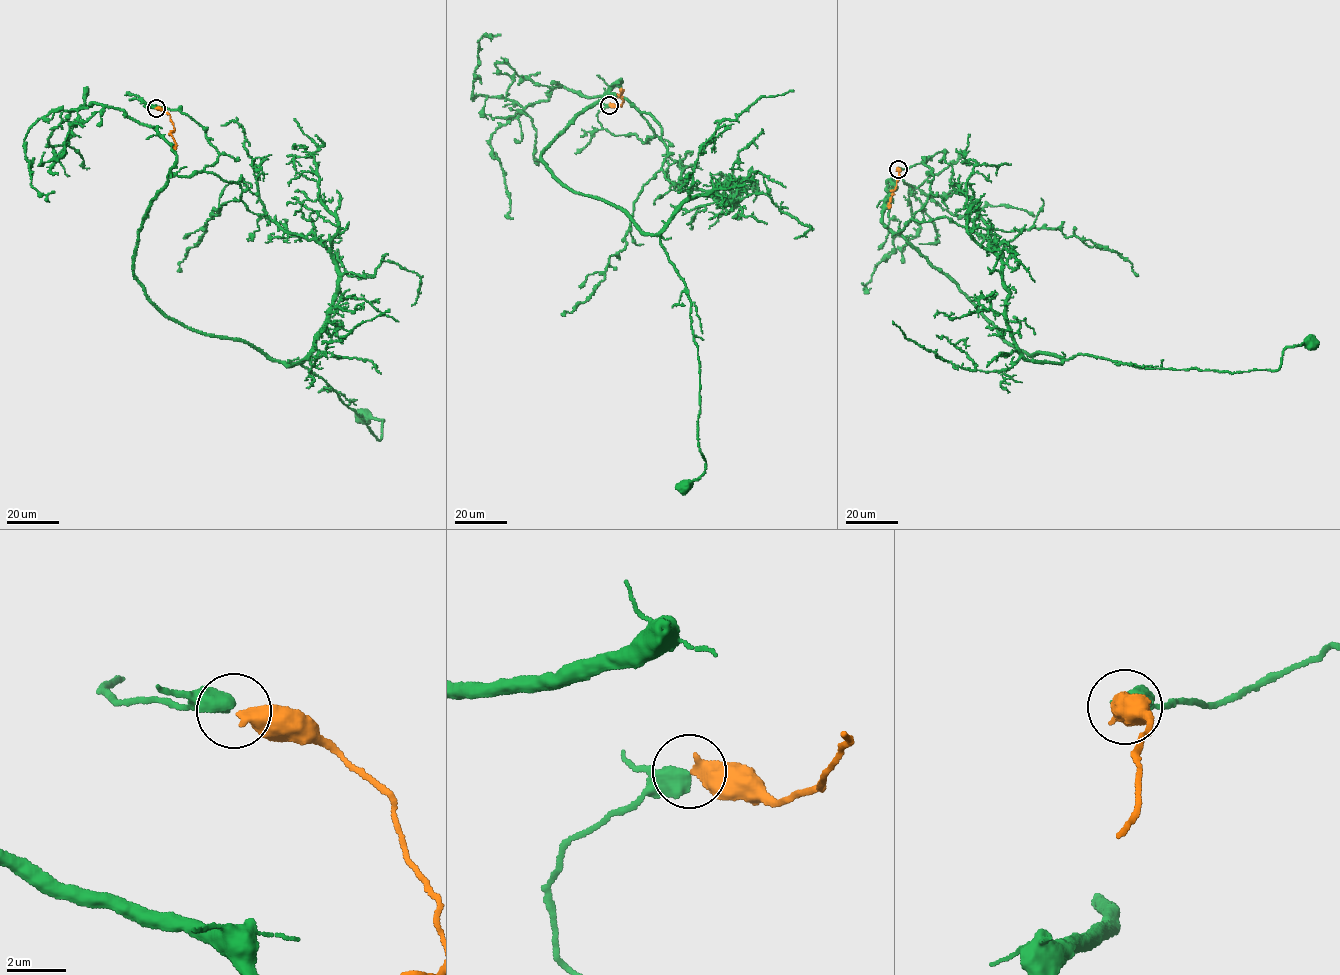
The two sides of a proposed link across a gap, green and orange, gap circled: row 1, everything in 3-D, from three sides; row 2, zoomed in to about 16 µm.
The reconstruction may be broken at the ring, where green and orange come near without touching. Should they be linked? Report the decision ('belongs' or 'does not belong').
does not belong

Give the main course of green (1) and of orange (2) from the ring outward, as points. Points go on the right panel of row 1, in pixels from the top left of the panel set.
1: (898, 169), (924, 160), (933, 175), (902, 236), (1029, 356), (1231, 372), (1277, 370), (1286, 348), (1311, 344)
2: (898, 169), (899, 179), (888, 208)

